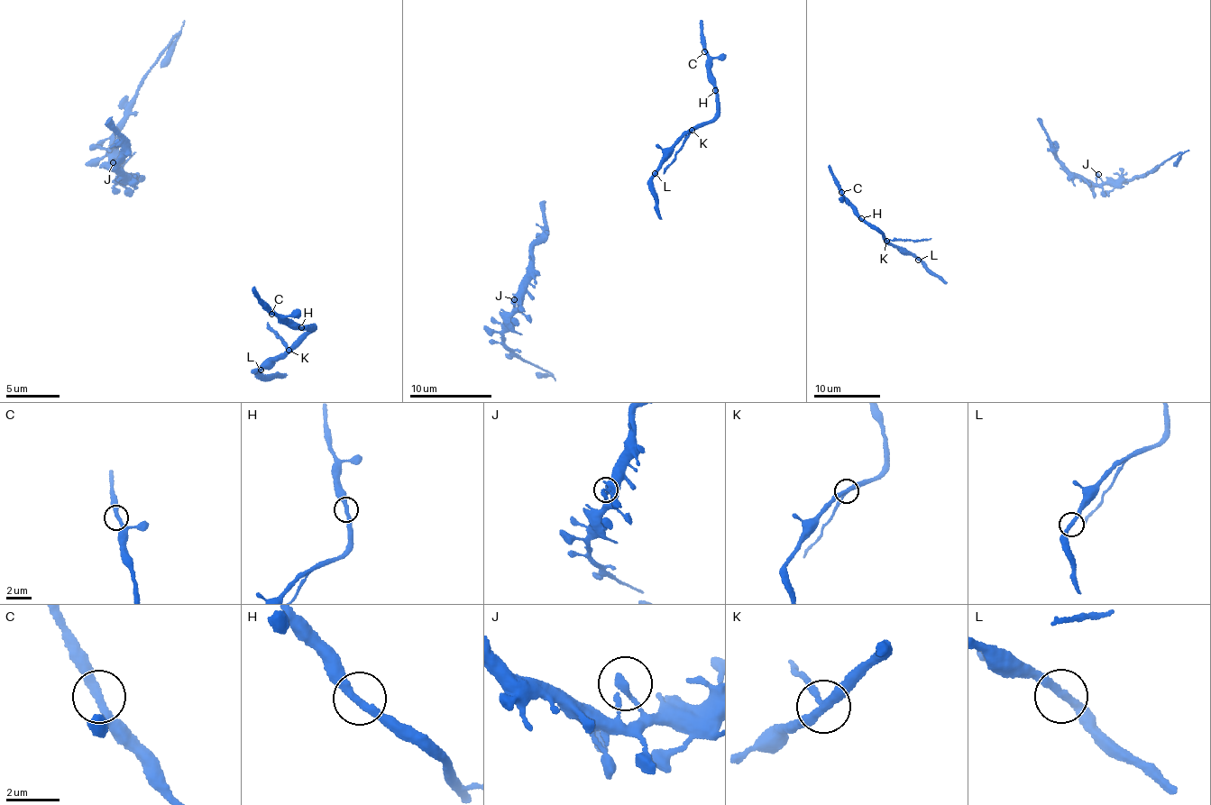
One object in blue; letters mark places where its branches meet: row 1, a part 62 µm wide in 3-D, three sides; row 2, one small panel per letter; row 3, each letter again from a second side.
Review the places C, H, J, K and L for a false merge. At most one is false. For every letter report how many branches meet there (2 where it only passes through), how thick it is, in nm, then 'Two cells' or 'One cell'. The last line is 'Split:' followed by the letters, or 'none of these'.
C: Branches: 2. Thickness 320 nm. One cell
H: Branches: 2. Thickness 320 nm. One cell
J: Branches: 2. Thickness 240 nm. One cell
K: Branches: 3. Thickness 280 nm. Two cells
L: Branches: 2. Thickness 300 nm. One cell
Split: K

